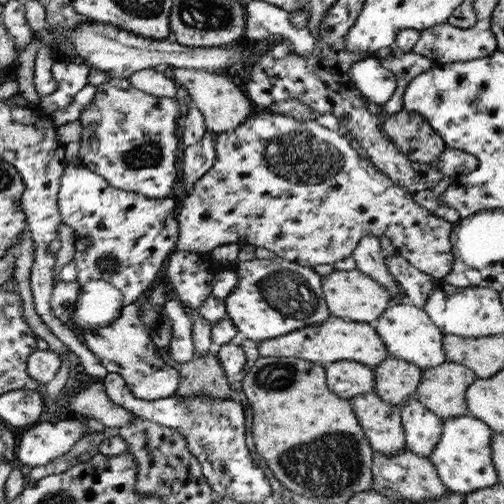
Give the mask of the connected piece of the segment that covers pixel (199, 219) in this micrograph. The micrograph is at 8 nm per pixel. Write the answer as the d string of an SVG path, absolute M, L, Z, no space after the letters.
M267 110L250 115L236 130L217 133L215 149L217 159L212 170L198 179L178 214L181 220L178 251L209 253L225 244L236 243L239 247L254 244L292 263L315 267L348 258L362 236L374 234L379 239L388 238L402 258L437 282L453 270L456 262L452 243L454 224L418 204L406 188L354 149L345 134L324 128L316 120L302 122Z

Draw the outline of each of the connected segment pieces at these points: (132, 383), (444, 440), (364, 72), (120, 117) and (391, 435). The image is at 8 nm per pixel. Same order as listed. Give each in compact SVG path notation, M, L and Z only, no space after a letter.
M129 304L121 310L120 318L106 328L84 330L82 340L100 359L108 372L120 373L132 394L140 400L158 400L174 395L181 384L181 373L158 352L152 330L144 323L144 304Z
M450 416L444 419L444 430L437 447L429 457L436 465L449 491L464 495L498 484L496 462L493 460L493 429L477 417Z
M376 57L353 64L352 76L363 96L374 104L383 106L396 92L396 76Z
M109 77L97 87L94 99L80 113L78 120L82 124L79 141L80 164L101 174L114 188L141 193L154 199L168 198L178 180L178 168L176 168L178 160L176 152L180 146L176 124L178 118L180 118L180 106L175 97L150 96L150 93L141 92L131 79Z
M376 392L354 396L350 400L376 453L394 455L404 450L408 441L405 439L401 407L382 400Z

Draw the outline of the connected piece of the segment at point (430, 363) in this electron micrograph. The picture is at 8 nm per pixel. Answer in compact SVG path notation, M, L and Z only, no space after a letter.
M403 302L398 306L386 308L381 318L376 320L374 327L385 341L386 348L392 357L409 361L418 365L422 370L436 368L445 363L448 357L445 355L445 333L439 325L435 325L433 319L425 309L418 308L410 302Z

